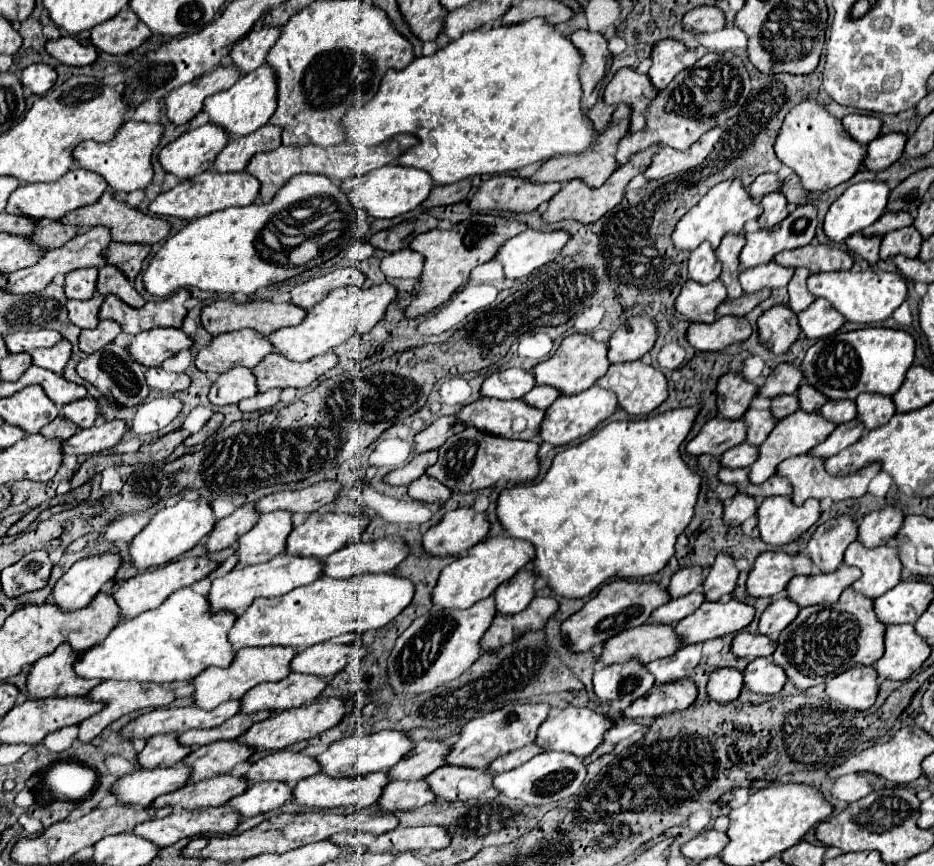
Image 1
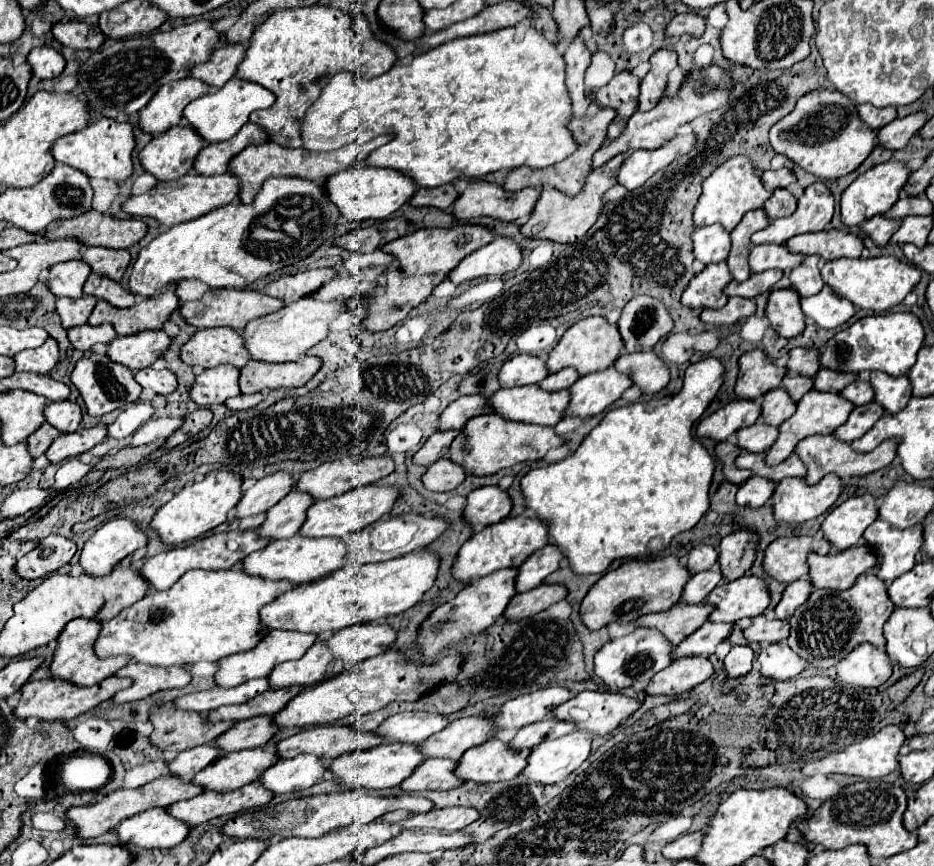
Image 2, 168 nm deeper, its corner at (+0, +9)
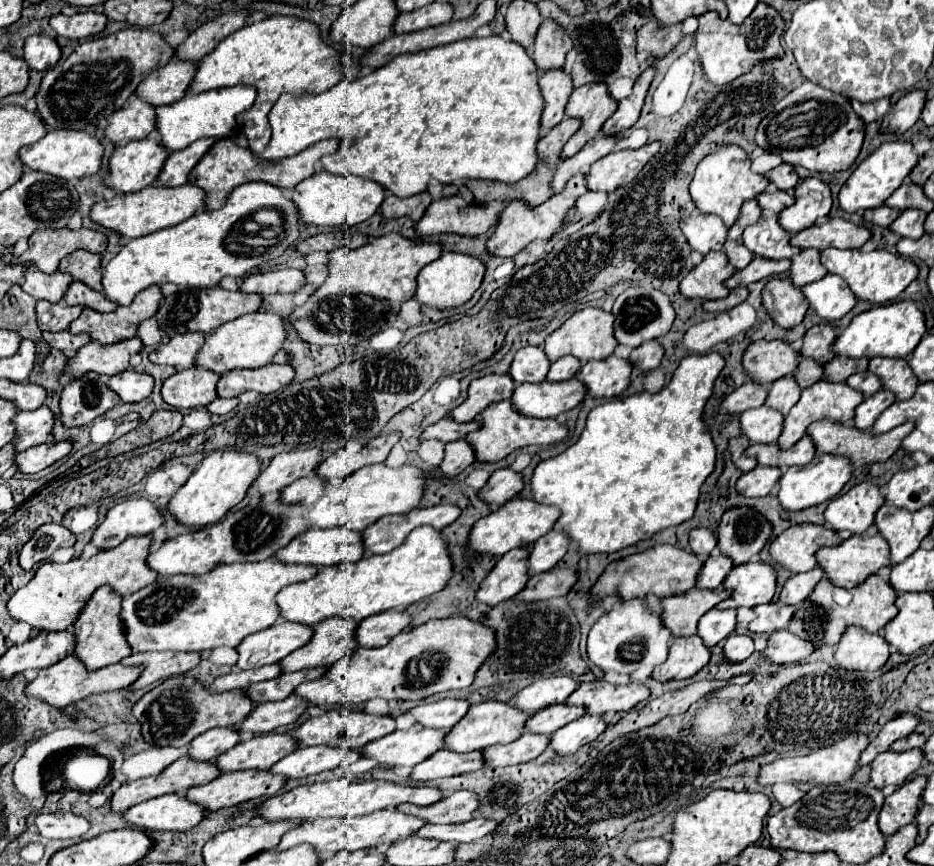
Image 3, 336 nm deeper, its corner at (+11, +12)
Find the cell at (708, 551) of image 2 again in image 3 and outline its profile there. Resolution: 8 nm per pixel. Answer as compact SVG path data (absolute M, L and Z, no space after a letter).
M695 528L689 534L689 550L697 556L709 556L715 544L717 544L715 534L707 528Z

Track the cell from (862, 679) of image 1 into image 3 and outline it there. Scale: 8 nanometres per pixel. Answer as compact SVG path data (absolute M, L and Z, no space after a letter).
M849 628L837 644L835 662L845 670L875 672L889 658L889 644L881 634L865 634L861 628Z

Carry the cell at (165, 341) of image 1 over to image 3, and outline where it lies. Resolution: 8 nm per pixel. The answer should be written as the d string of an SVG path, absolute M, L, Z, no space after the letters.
M135 336L129 340L121 340L117 344L97 344L89 342L87 346L79 348L75 358L69 360L69 372L77 378L89 370L113 376L117 372L127 370L129 358L143 348L143 342Z

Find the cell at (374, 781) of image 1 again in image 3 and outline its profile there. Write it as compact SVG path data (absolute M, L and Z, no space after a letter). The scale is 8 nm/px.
M415 724L407 730L395 730L389 736L365 744L361 748L361 754L389 768L415 766L443 748L443 736L445 730L421 728Z

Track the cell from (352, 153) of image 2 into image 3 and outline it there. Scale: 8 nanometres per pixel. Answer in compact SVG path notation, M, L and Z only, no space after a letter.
M221 138L219 144L213 144L213 148L193 168L193 172L189 176L189 182L195 182L203 190L207 190L207 200L205 200L207 208L209 210L217 210L217 208L221 208L225 204L225 200L229 198L229 194L237 186L241 186L245 182L251 182L251 180L269 182L269 184L279 186L279 188L295 188L301 180L305 180L305 178L309 178L309 176L315 174L317 164L321 162L323 156L333 154L333 152L339 150L339 142L341 140L337 140L337 138L329 138L329 140L313 144L309 150L303 150L303 152L291 156L291 158L283 158L283 160L271 162L271 160L257 158L249 148L241 148L235 142L231 142L231 138Z

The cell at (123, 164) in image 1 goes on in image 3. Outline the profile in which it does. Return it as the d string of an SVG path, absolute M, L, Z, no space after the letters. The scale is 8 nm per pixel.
M57 130L57 132L49 132L33 146L21 148L19 156L21 162L31 170L41 170L57 178L73 180L73 178L93 176L99 172L103 160L103 144L93 134L87 134L85 130Z

